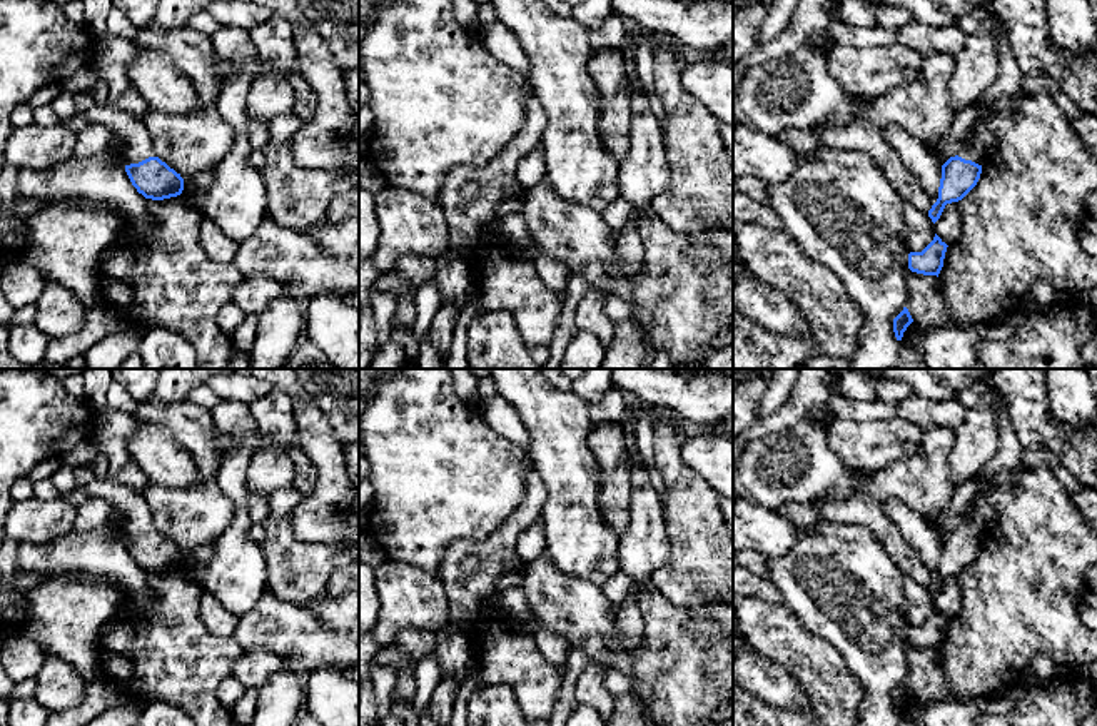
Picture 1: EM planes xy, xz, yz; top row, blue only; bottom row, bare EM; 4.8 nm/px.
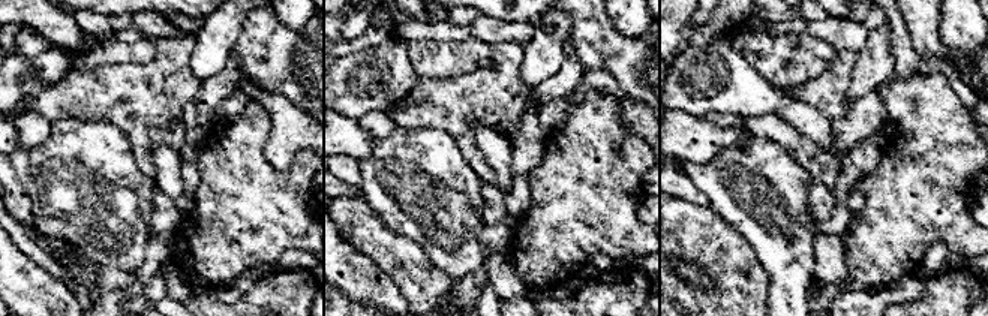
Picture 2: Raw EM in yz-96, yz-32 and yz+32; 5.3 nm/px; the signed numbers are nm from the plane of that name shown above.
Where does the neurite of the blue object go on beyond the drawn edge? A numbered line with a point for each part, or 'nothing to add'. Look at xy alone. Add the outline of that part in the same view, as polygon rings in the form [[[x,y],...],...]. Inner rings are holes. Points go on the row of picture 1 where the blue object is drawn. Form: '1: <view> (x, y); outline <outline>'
1: xy (137, 146); outline [[[94,105],[85,113],[94,124],[110,127],[117,135],[124,139],[120,159],[125,165],[139,164],[154,154],[150,134],[144,120],[115,110],[109,105]]]

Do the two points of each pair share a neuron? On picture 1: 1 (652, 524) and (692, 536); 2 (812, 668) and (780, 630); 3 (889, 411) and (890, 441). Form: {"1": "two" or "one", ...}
{"1": "two", "2": "one", "3": "two"}

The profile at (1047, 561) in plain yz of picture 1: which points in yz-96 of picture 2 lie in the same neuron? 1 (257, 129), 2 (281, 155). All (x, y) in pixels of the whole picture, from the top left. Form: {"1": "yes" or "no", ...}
{"1": "yes", "2": "no"}

